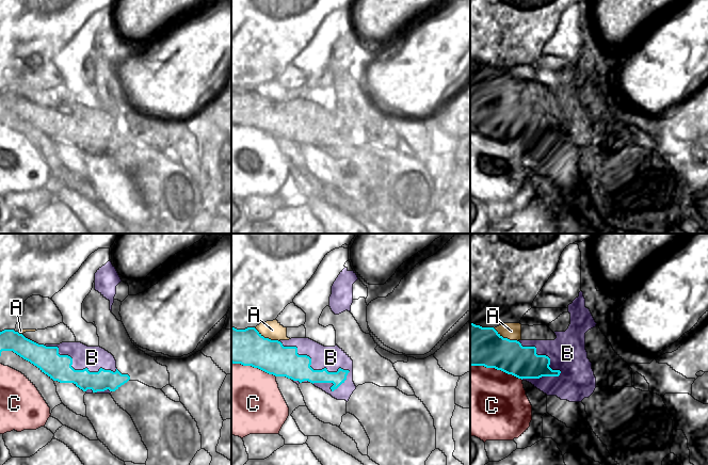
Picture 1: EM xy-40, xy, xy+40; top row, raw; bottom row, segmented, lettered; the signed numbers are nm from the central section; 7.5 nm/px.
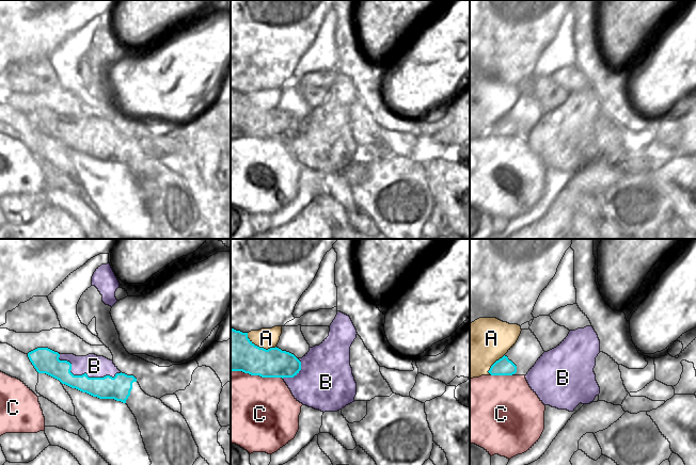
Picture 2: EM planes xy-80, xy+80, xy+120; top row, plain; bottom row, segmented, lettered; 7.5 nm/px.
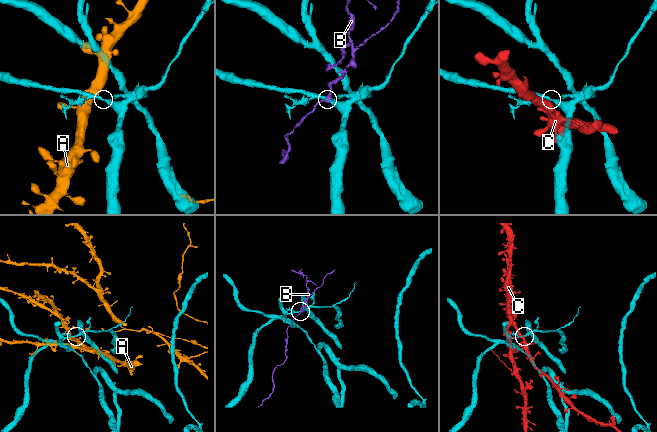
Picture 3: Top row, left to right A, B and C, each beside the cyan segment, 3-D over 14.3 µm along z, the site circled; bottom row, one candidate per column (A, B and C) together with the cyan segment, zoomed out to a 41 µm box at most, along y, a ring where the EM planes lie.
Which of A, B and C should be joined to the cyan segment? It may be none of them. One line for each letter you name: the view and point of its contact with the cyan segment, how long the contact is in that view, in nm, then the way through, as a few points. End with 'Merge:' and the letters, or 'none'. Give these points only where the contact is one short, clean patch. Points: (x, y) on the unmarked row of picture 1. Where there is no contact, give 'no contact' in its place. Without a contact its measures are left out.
Merge: none

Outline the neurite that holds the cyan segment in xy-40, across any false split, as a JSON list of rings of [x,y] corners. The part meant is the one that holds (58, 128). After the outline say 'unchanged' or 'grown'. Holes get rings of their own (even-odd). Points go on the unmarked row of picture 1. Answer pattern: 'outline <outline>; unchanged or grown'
outline [[[14,91],[0,93],[0,117],[2,112],[13,112],[53,142],[74,144],[83,153],[115,153],[130,141],[128,135],[122,135],[117,130],[115,133],[102,129],[98,133],[90,133],[87,129],[75,131],[71,128],[73,119],[60,116],[58,108],[38,106]]]; unchanged

